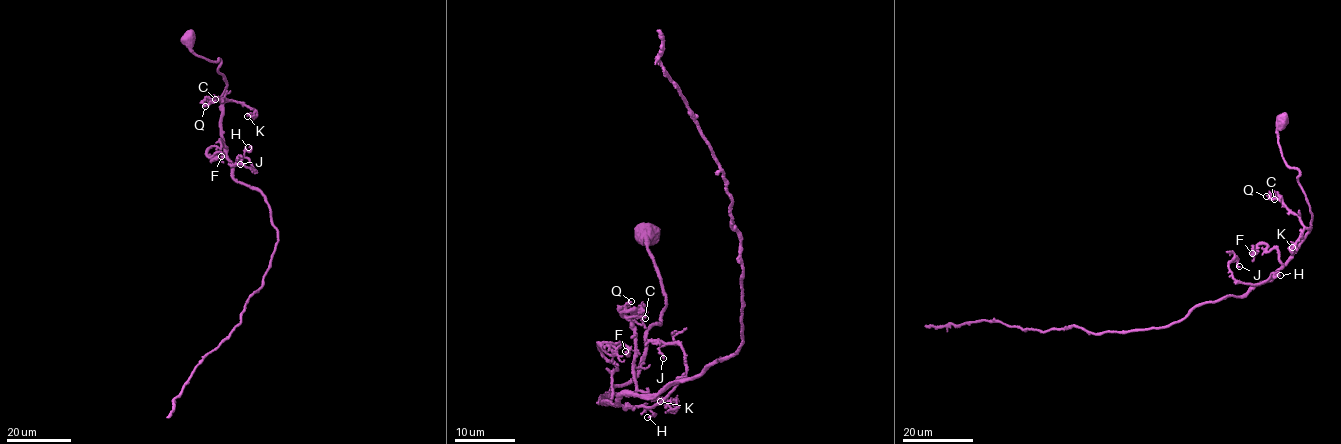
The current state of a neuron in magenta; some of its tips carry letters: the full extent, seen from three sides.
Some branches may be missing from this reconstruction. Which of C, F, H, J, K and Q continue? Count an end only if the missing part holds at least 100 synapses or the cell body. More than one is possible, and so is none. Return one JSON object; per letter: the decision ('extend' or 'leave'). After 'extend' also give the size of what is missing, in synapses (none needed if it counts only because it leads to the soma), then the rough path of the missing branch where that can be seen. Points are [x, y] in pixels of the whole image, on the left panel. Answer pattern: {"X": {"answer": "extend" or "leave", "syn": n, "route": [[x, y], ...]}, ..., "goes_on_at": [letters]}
{"C": {"answer": "leave"}, "F": {"answer": "leave"}, "H": {"answer": "leave"}, "J": {"answer": "leave"}, "K": {"answer": "leave"}, "Q": {"answer": "leave"}, "goes_on_at": []}

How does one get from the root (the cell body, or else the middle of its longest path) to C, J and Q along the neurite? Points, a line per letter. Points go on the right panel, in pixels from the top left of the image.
C: (1280, 119), (1277, 139), (1286, 163), (1299, 171), (1311, 227), (1302, 226), (1279, 196), (1269, 196), (1274, 199)
J: (1280, 119), (1277, 139), (1299, 171), (1311, 228), (1271, 279), (1235, 279), (1228, 266), (1239, 266)
Q: (1280, 119), (1277, 139), (1286, 163), (1299, 171), (1311, 227), (1302, 226), (1274, 194), (1266, 196)

